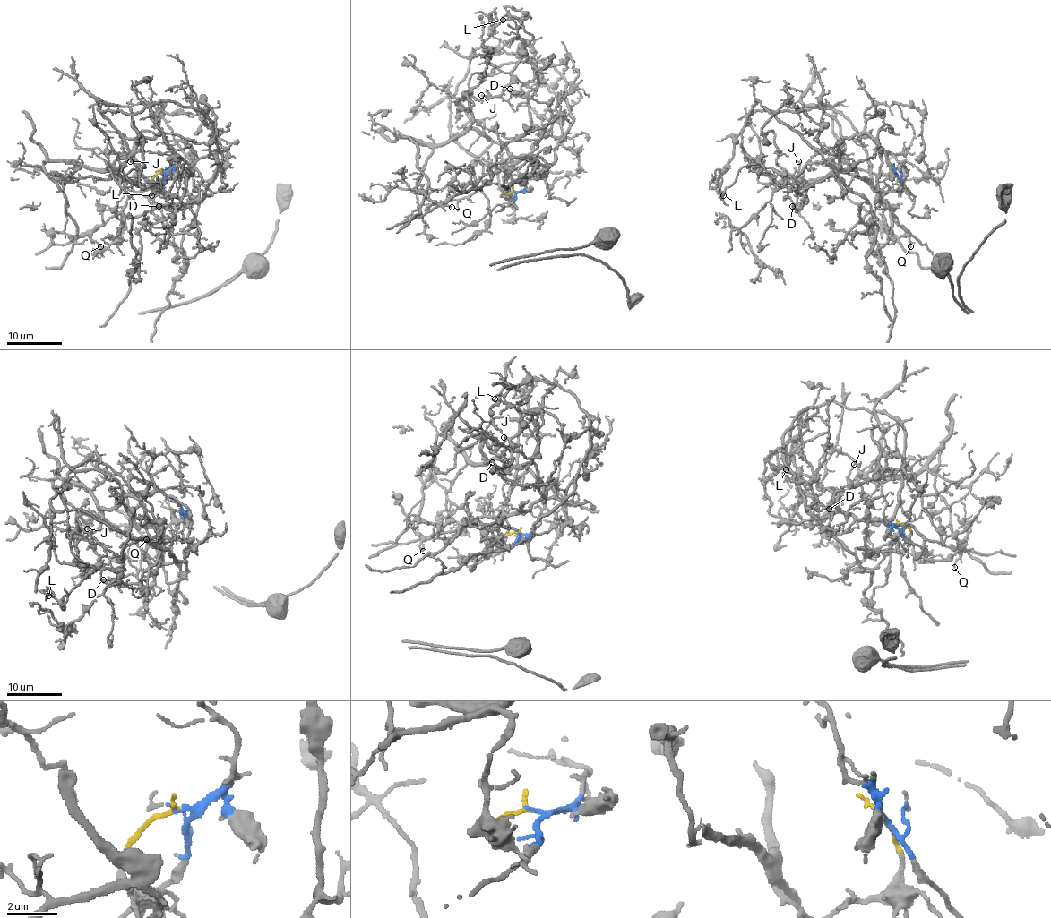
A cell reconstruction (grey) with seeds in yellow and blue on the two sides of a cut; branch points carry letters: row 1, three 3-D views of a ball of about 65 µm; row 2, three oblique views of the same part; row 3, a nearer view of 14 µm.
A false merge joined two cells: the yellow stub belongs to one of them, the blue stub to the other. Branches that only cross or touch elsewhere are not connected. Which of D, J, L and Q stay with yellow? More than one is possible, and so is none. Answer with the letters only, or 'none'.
D, L, Q

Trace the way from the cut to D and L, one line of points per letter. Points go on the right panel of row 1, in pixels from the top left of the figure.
D: (894, 172), (900, 185), (881, 195), (866, 180), (835, 169), (810, 185), (800, 206), (792, 206)
L: (894, 172), (900, 185), (881, 195), (827, 159), (795, 176), (744, 167), (719, 190), (723, 195)

